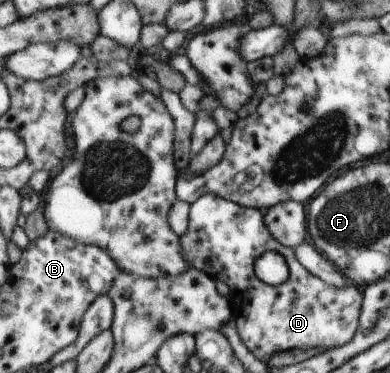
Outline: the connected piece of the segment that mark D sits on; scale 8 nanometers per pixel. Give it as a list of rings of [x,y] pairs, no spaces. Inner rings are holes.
[[[204,194],[196,202],[189,204],[188,227],[181,240],[182,255],[189,268],[203,271],[215,280],[224,282],[229,289],[228,307],[237,327],[238,337],[255,357],[268,357],[272,353],[294,349],[330,349],[350,342],[356,333],[356,319],[360,309],[360,293],[352,283],[336,289],[324,283],[319,277],[308,273],[294,257],[293,248],[278,243],[262,225],[262,212],[242,207],[216,194]],[[266,251],[275,251],[284,257],[289,274],[288,279],[277,286],[264,283],[254,275],[252,263]]]

